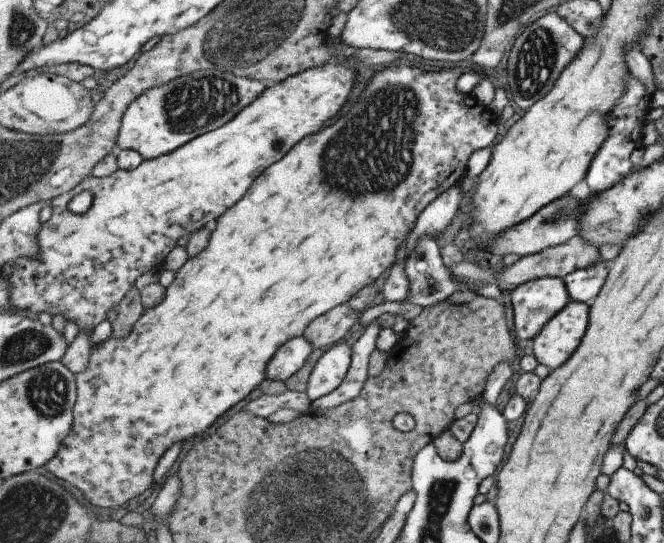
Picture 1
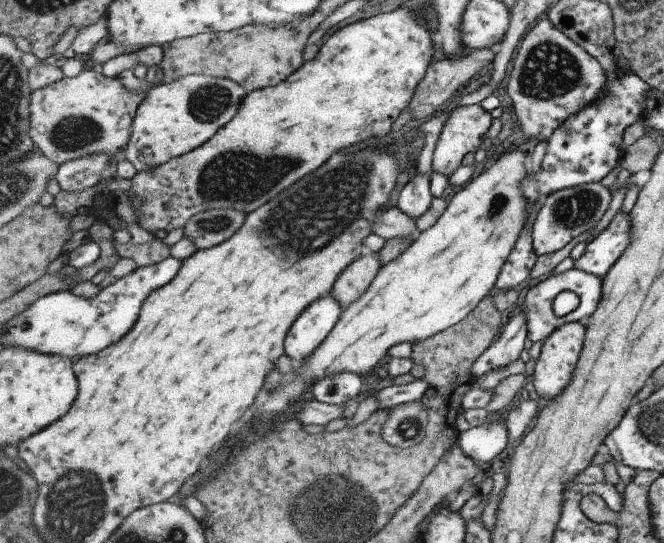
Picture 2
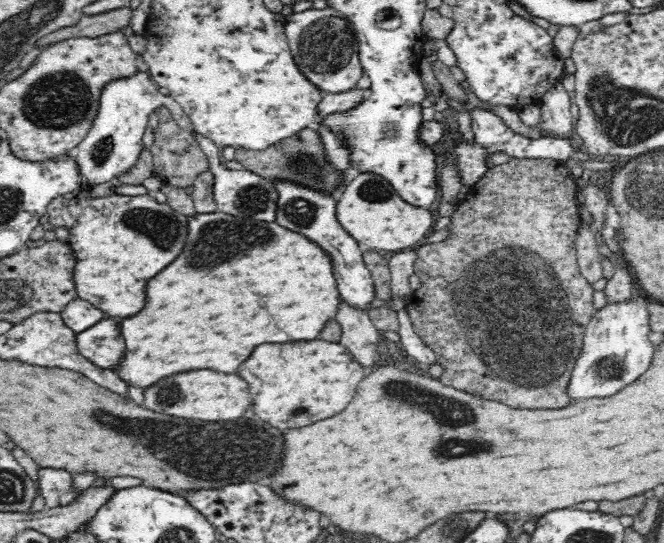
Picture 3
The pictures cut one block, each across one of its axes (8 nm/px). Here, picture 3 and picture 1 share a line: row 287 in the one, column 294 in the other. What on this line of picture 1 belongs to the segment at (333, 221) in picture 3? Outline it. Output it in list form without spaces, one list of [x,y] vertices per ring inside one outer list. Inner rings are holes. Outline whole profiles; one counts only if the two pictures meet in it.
[[[305,335],[295,337],[291,342],[286,342],[275,353],[275,356],[267,366],[266,379],[278,380],[279,382],[289,380],[305,366],[305,362],[313,354],[313,350],[315,350],[314,343],[305,338]]]

